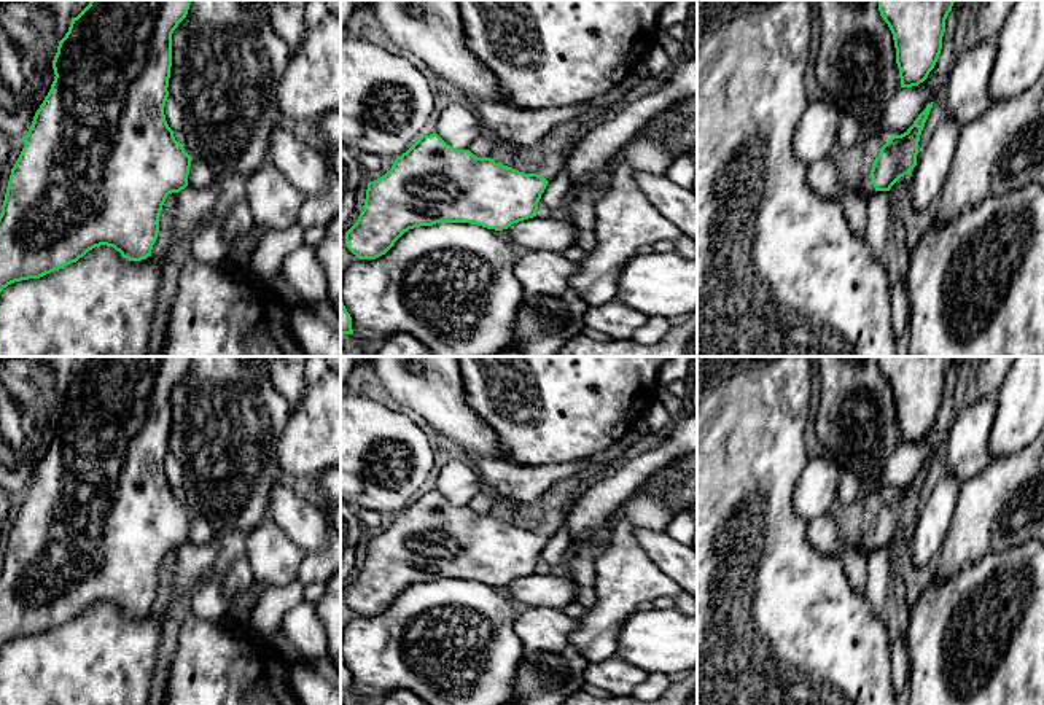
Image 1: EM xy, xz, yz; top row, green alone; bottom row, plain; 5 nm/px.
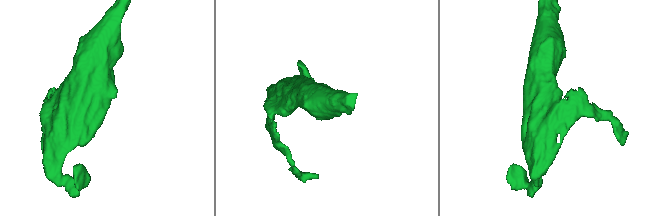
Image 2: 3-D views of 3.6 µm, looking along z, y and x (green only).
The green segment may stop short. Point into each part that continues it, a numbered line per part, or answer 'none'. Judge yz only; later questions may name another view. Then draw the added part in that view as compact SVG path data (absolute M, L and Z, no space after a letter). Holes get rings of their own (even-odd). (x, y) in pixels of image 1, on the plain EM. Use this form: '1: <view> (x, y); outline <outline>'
1: yz (863, 541); outline M871 530L866 535L853 535L855 544L867 555L875 549Z

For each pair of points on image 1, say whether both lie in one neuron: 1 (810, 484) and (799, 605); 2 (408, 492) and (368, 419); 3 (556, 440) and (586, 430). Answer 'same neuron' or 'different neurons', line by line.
1: different neurons
2: same neuron
3: same neuron

